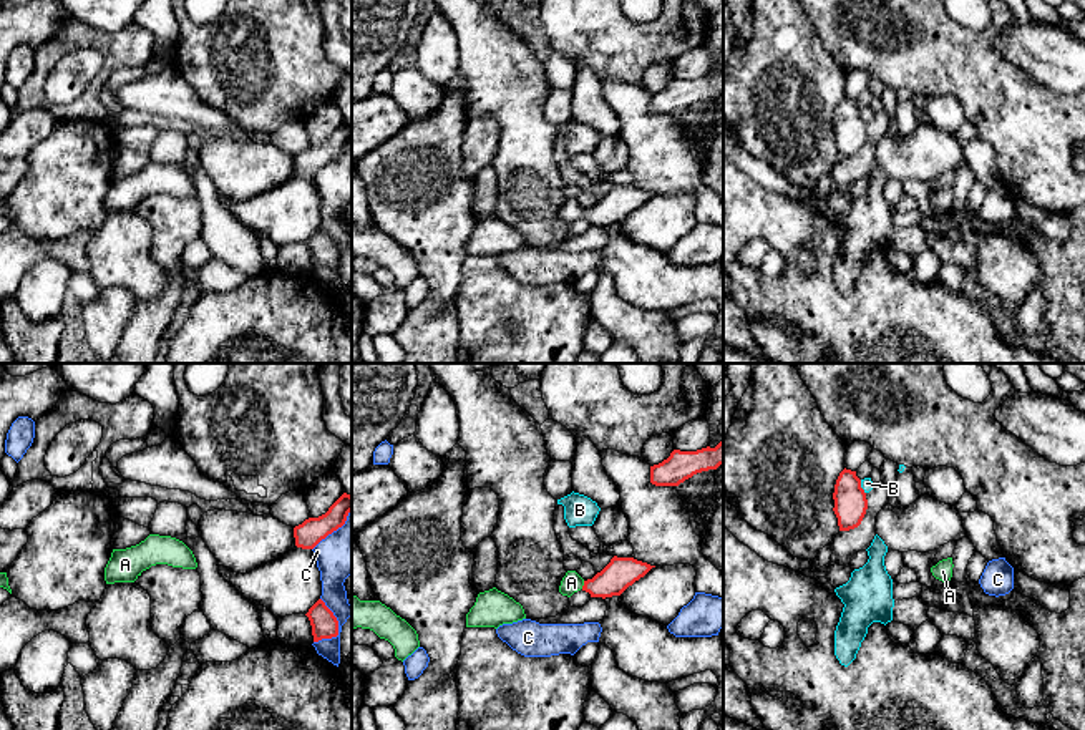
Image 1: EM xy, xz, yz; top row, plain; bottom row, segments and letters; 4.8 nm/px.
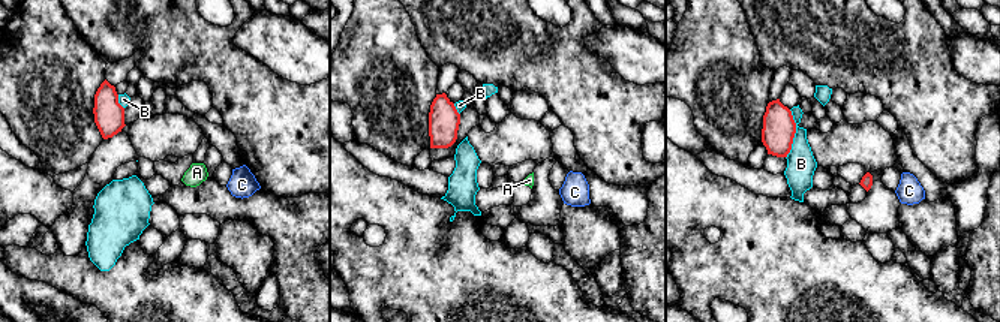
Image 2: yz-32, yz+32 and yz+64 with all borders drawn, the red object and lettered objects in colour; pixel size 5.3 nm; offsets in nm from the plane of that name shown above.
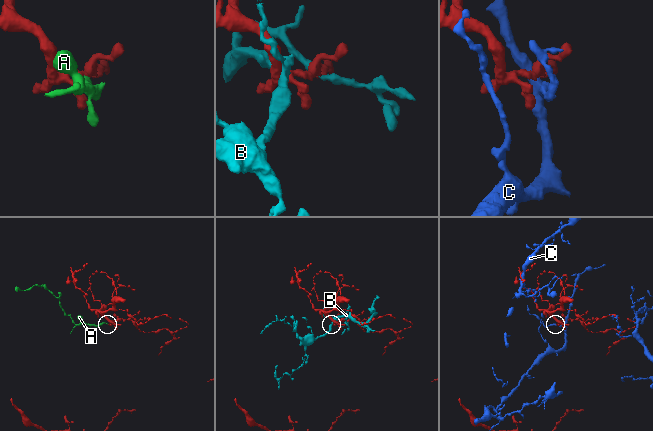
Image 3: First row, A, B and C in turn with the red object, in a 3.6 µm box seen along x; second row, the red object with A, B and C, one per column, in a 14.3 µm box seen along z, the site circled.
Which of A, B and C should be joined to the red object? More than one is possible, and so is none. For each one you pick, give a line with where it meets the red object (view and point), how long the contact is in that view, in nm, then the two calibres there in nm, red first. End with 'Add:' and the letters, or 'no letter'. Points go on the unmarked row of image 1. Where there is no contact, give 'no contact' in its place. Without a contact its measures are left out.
A: contact xz (584, 213); length 40 nm; calibres 150 and 100 nm
Add: A

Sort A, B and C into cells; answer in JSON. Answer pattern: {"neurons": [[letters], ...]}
{"neurons": [["A"], ["B"], ["C"]]}

